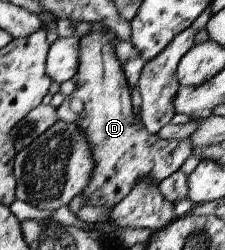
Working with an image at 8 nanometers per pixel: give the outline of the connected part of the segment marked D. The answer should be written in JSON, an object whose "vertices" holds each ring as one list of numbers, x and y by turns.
{"vertices":[[94,22,92,29,79,38,79,56,76,72,76,87,57,107,57,116,68,125,75,123,89,143,95,166,89,182,79,193,87,196,87,205,113,207,120,203,141,180,159,184,176,173,190,155,193,145,190,138,167,140,151,134,132,111,130,88,117,58,117,37,108,26]]}

